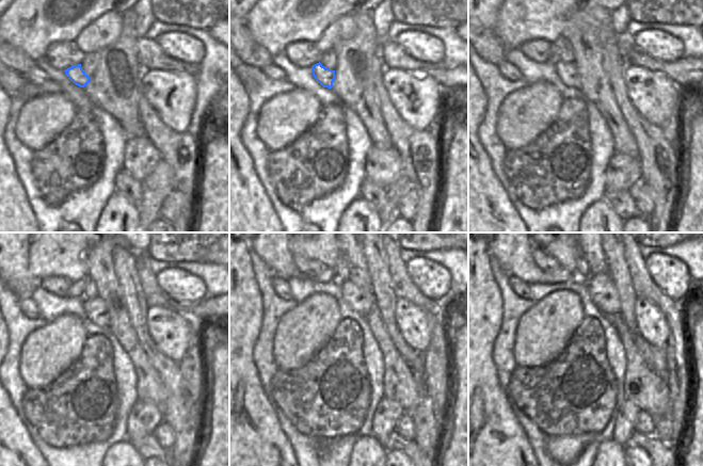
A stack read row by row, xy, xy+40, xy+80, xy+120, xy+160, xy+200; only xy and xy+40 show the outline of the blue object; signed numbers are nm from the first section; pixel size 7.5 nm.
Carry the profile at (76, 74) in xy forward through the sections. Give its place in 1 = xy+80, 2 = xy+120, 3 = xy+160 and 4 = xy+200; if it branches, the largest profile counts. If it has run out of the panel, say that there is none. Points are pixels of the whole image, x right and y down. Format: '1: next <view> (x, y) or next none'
1: next xy+80 (568, 73)
2: next xy+120 (95, 309)
3: next xy+160 (362, 300)
4: next xy+200 (602, 298)

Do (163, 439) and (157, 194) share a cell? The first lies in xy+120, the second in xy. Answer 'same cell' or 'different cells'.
different cells

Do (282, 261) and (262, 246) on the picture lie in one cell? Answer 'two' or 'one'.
one

